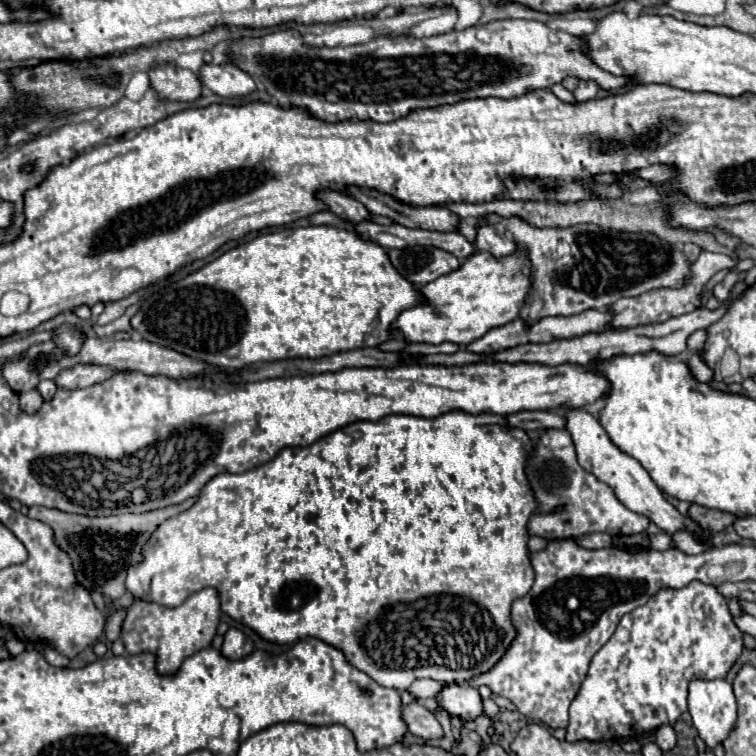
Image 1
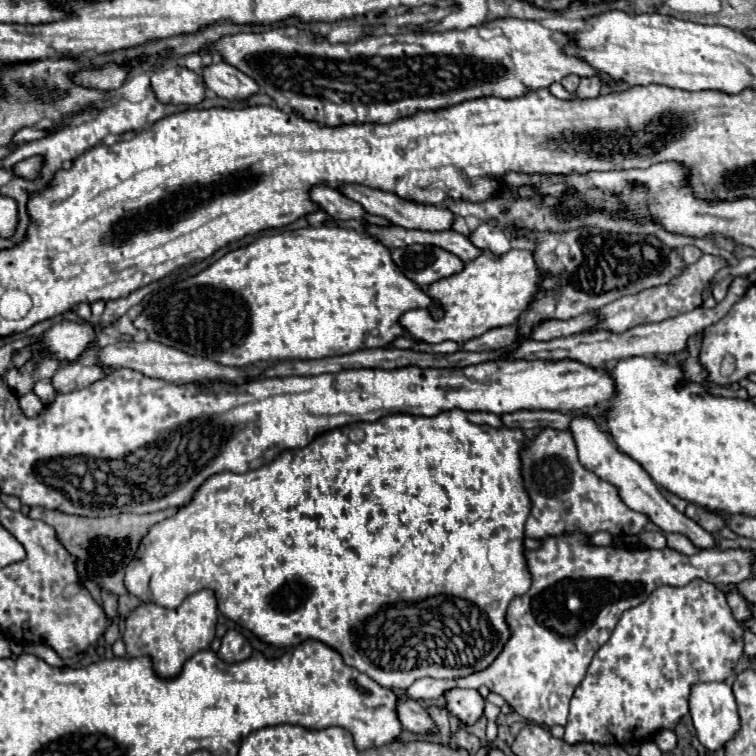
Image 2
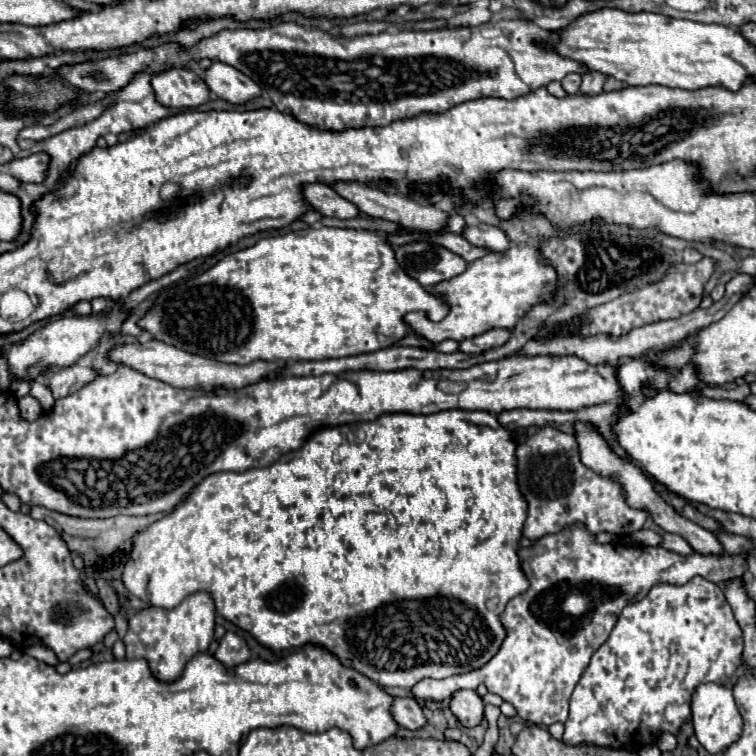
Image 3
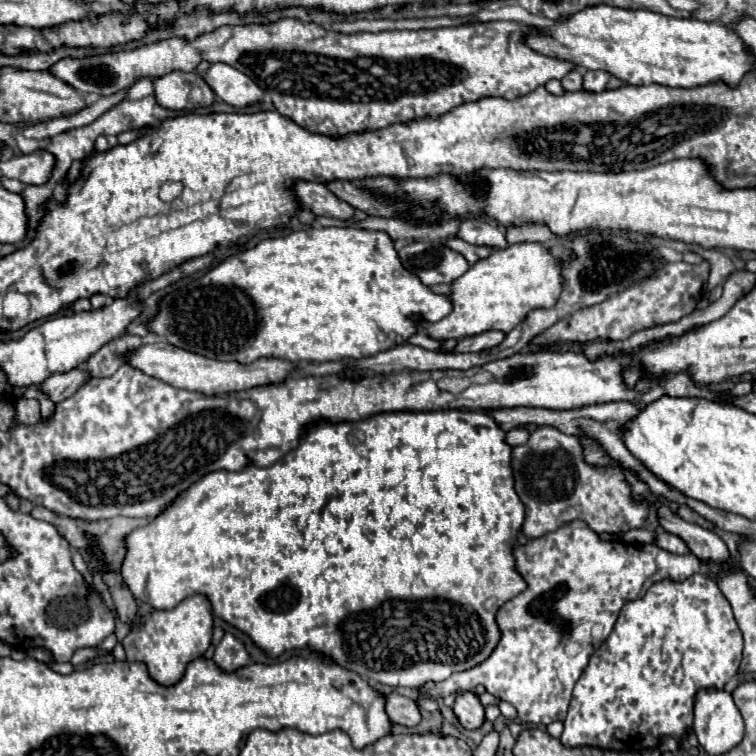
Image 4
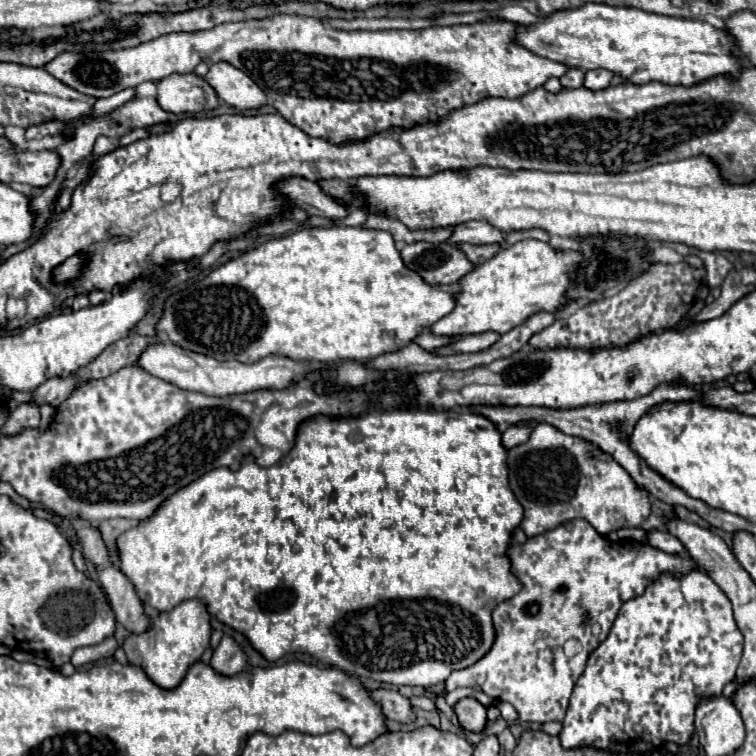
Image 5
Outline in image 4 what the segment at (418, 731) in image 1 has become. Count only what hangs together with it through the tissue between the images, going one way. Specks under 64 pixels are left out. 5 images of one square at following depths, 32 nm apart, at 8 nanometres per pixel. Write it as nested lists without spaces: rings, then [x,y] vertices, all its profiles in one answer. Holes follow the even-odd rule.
[[[388,694],[386,712],[392,722],[414,728],[420,722],[420,710],[418,704],[412,698],[404,698],[400,694]]]

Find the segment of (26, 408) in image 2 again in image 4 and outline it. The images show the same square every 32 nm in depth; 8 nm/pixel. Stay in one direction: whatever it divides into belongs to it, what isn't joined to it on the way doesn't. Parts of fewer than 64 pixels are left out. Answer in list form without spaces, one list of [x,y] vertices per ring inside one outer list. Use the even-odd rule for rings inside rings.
[[[20,398],[16,402],[16,420],[22,424],[36,424],[40,420],[40,404],[34,398]]]

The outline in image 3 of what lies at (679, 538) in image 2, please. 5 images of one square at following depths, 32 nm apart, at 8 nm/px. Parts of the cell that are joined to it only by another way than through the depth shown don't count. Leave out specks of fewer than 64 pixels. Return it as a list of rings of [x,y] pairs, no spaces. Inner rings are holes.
[[[664,532],[662,534],[662,548],[666,550],[672,550],[672,552],[678,552],[682,556],[690,556],[692,554],[692,546],[682,538],[682,536],[676,536],[676,534],[668,534]]]

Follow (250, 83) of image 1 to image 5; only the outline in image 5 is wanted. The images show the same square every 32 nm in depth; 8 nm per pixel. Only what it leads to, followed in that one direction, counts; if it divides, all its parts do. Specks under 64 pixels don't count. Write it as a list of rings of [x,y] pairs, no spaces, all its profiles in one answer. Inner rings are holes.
[[[228,62],[212,64],[204,80],[216,90],[220,100],[238,110],[260,108],[266,102],[266,96],[260,90],[260,86]]]

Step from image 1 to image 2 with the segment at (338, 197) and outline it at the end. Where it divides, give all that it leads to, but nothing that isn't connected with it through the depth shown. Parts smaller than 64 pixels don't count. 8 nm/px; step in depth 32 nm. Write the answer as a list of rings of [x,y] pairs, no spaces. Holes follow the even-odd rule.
[[[314,186],[310,196],[332,218],[334,216],[340,220],[364,220],[366,218],[366,212],[364,208],[360,208],[360,204],[356,204],[354,200],[348,200],[342,192],[332,190],[328,186]]]

